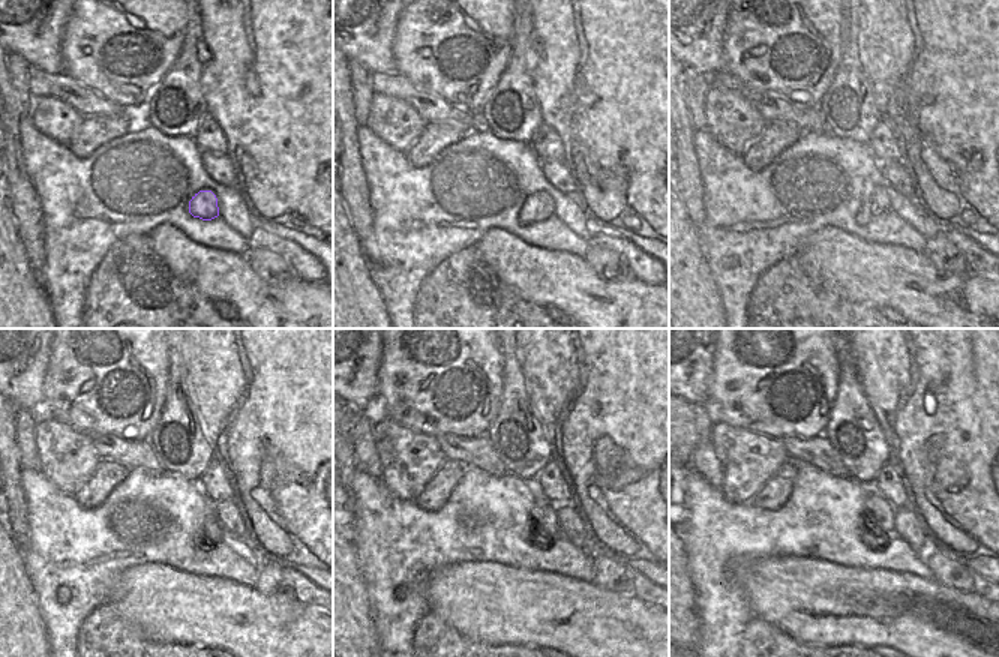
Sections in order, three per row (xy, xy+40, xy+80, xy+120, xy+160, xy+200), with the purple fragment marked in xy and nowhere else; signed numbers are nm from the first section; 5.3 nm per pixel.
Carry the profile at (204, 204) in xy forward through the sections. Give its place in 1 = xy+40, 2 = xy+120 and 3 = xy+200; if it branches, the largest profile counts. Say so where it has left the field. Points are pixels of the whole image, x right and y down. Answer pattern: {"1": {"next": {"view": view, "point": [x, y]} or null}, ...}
{"1": {"next": {"view": "xy+40", "point": [539, 206]}}, "2": {"next": {"view": "xy+120", "point": [212, 534]}}, "3": {"next": {"view": "xy+200", "point": [881, 512]}}}

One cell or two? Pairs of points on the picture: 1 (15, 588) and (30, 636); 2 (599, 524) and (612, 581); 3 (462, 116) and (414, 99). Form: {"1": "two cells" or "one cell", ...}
{"1": "one cell", "2": "two cells", "3": "one cell"}

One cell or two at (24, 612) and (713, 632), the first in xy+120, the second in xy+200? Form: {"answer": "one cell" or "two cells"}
{"answer": "two cells"}

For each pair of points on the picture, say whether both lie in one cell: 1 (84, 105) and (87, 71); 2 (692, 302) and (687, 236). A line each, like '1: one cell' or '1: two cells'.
1: two cells
2: one cell

